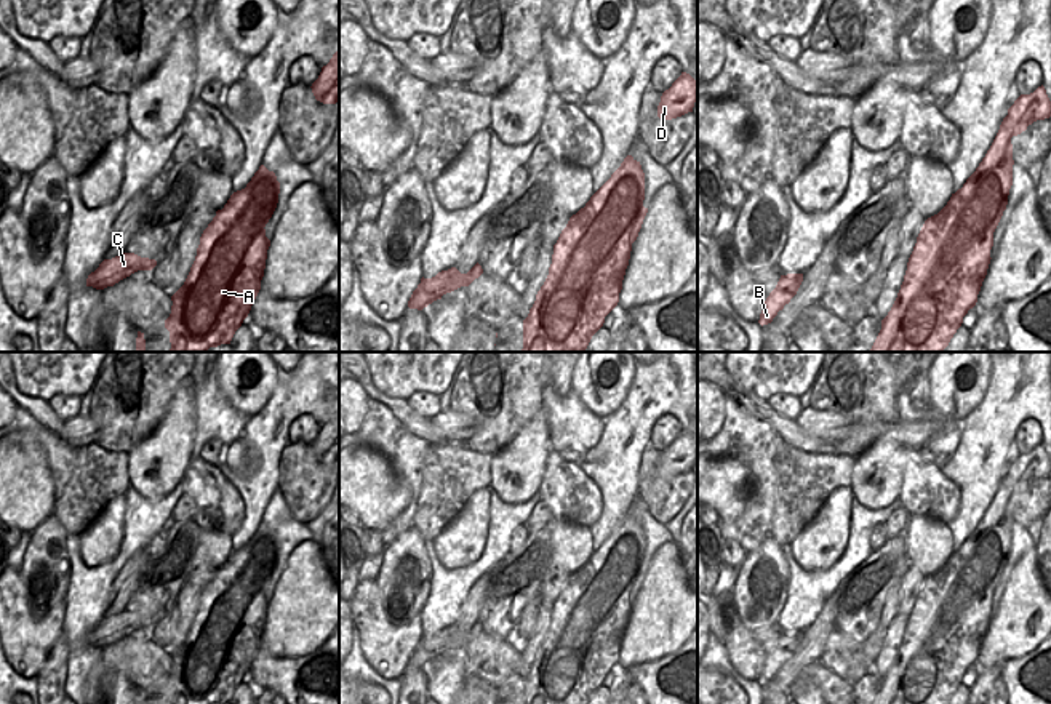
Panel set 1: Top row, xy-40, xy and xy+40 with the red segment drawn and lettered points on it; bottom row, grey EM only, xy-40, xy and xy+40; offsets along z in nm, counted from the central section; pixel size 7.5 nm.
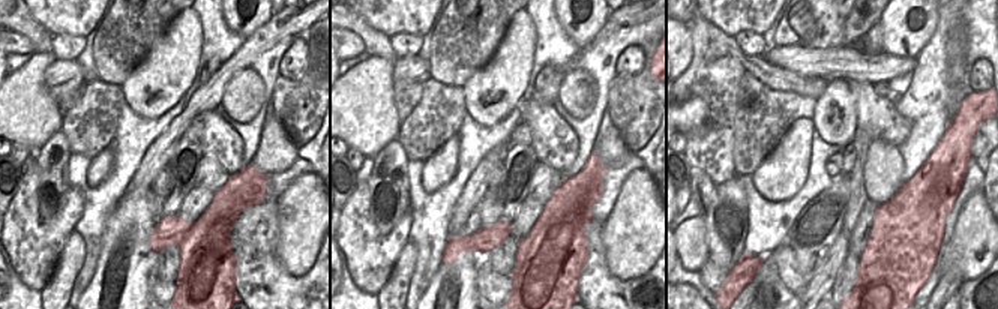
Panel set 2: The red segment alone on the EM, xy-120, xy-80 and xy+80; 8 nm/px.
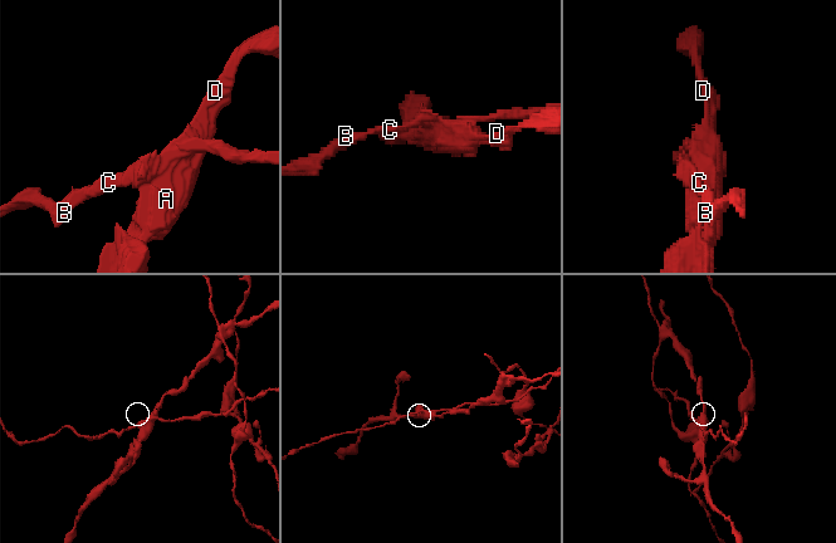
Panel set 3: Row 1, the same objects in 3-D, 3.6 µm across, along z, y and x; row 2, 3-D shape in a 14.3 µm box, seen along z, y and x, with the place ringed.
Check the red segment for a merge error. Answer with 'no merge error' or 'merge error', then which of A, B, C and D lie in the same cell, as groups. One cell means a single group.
merge error | A D / B C

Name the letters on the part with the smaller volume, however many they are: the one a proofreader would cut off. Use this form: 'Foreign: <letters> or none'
Foreign: B, C

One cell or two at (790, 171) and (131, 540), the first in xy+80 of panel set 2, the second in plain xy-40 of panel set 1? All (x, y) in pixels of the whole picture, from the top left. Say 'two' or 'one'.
two

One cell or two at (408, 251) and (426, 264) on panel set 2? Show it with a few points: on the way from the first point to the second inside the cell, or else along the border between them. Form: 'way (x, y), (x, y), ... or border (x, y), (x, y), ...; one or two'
border (410, 240), (416, 249), (416, 267), (408, 293); two

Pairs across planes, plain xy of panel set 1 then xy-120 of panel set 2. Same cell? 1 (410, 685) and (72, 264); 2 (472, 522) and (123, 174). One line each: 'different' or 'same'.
1: same
2: different

